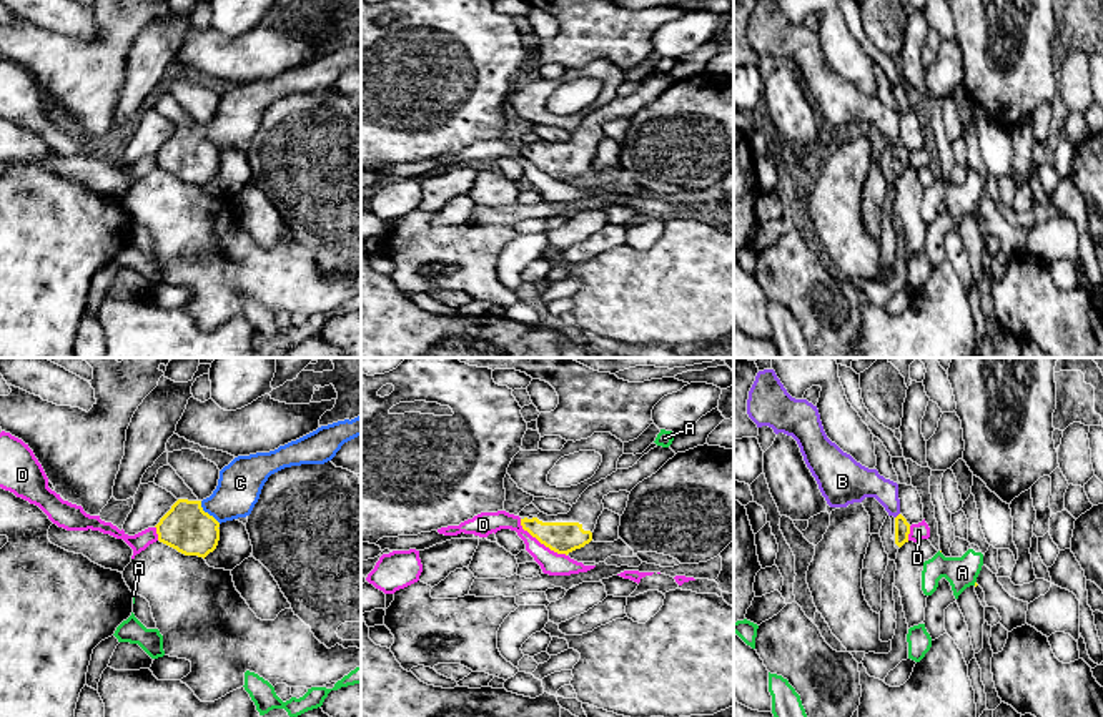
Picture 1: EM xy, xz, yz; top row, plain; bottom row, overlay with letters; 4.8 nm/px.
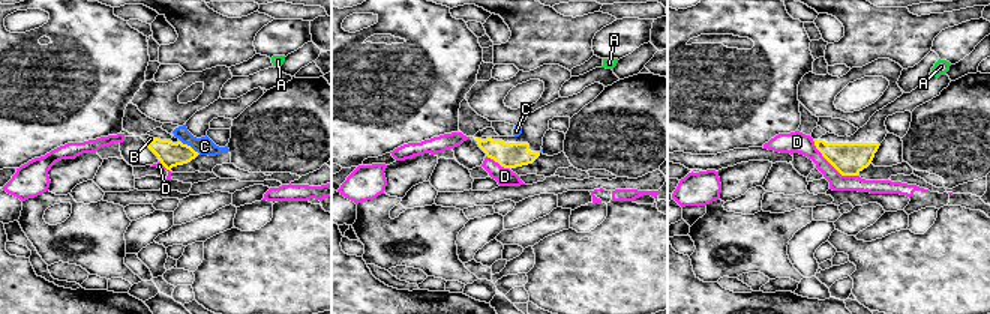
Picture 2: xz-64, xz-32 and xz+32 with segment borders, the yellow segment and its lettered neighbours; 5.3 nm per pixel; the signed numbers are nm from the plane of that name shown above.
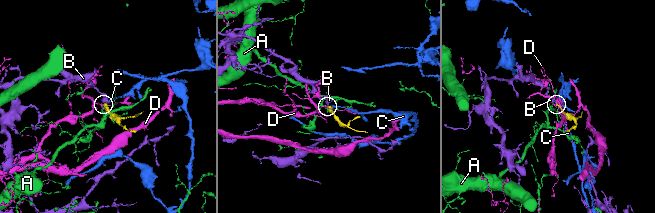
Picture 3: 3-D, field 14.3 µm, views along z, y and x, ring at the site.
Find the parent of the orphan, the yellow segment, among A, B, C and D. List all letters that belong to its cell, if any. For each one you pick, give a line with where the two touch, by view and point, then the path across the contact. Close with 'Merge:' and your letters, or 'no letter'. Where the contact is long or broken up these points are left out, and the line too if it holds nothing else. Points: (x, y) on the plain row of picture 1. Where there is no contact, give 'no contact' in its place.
B: contact yz (897, 143); way yz (902, 155), (897, 143), (872, 112), (857, 110)
Merge: B

